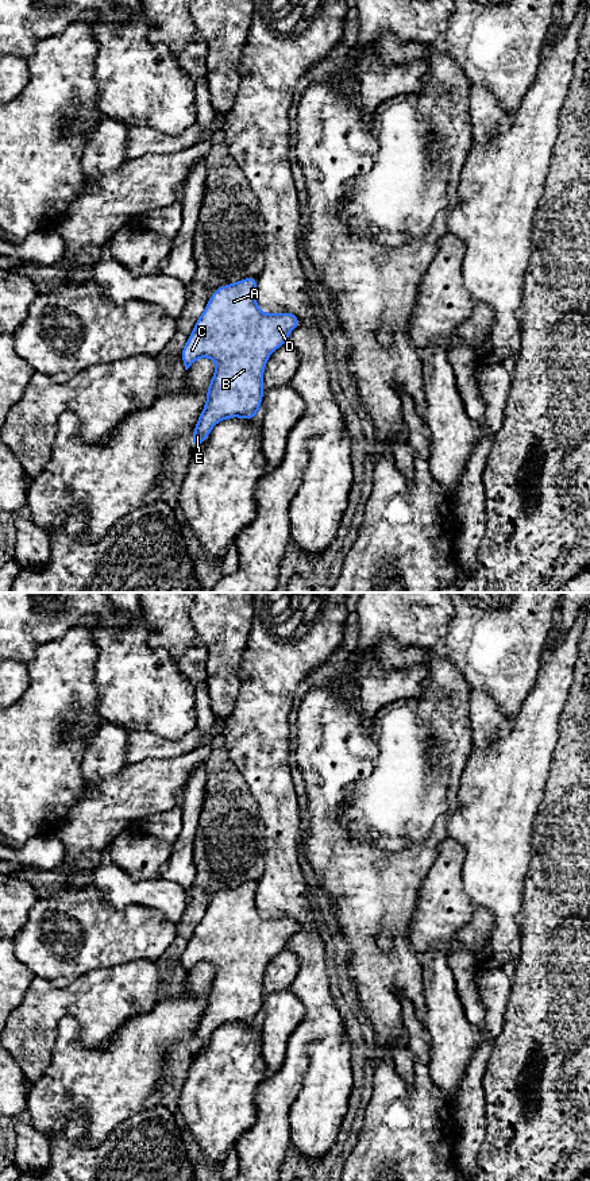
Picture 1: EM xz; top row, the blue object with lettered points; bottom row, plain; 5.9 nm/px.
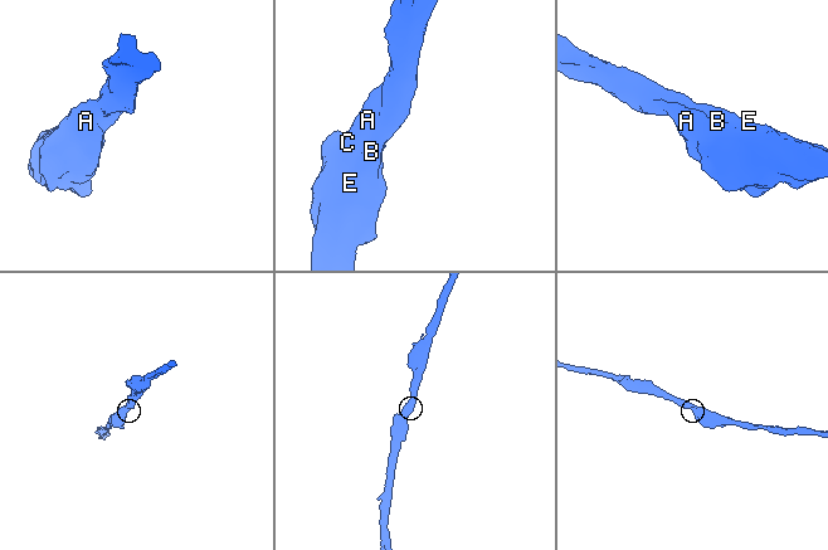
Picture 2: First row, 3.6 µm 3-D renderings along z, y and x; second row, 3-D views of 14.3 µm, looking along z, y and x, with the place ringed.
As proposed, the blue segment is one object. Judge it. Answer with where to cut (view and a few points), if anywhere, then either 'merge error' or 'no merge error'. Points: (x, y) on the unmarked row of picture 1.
cut none; no merge error

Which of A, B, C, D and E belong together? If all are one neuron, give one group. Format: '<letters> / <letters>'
A B C D E

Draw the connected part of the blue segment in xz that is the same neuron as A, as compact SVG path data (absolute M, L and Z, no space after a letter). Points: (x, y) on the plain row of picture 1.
M248 881L217 892L181 956L185 974L198 962L211 962L216 968L207 995L205 1011L192 1039L193 1053L200 1051L208 1043L217 1027L232 1022L250 1026L257 1020L265 997L263 977L267 964L300 930L300 923L294 918L263 918L255 902L257 889L258 883Z

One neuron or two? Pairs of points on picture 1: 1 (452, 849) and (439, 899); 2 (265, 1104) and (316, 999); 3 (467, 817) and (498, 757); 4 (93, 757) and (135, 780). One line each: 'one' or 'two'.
1: one
2: one
3: one
4: two

